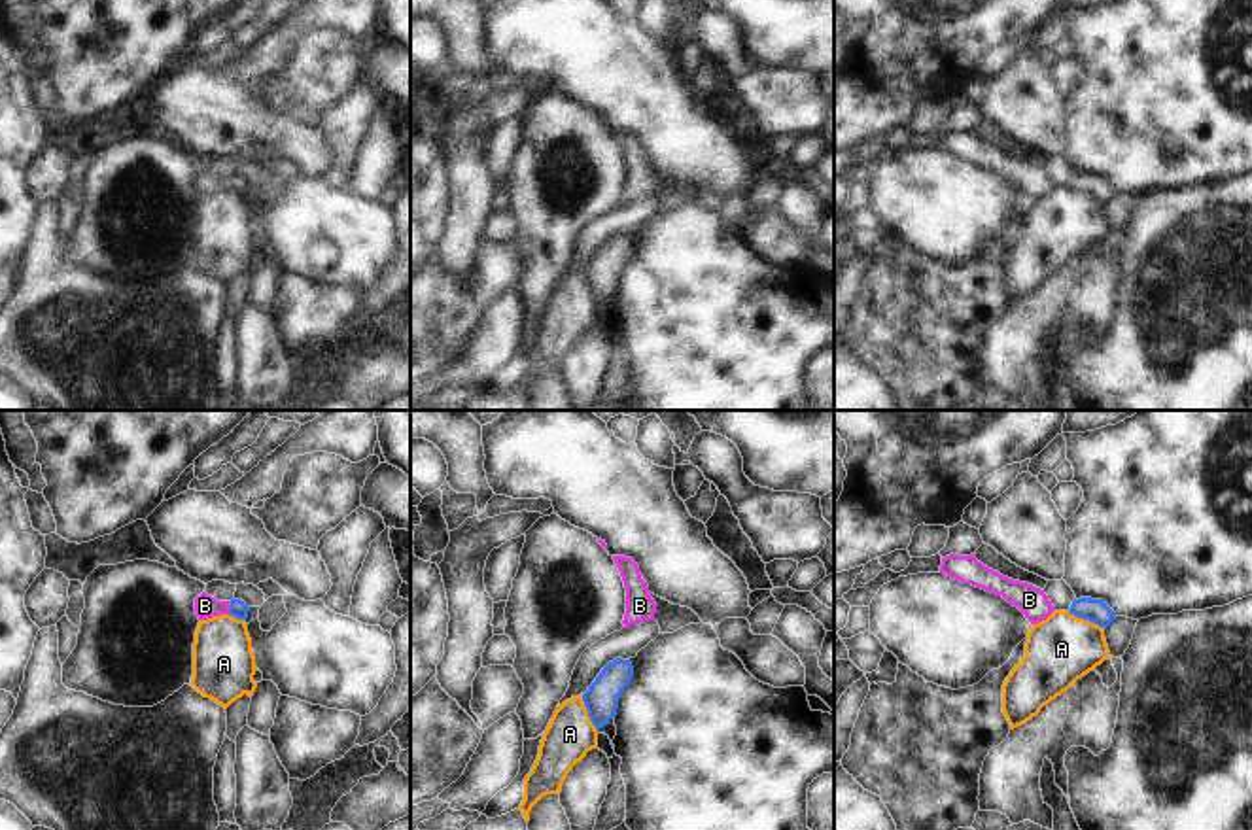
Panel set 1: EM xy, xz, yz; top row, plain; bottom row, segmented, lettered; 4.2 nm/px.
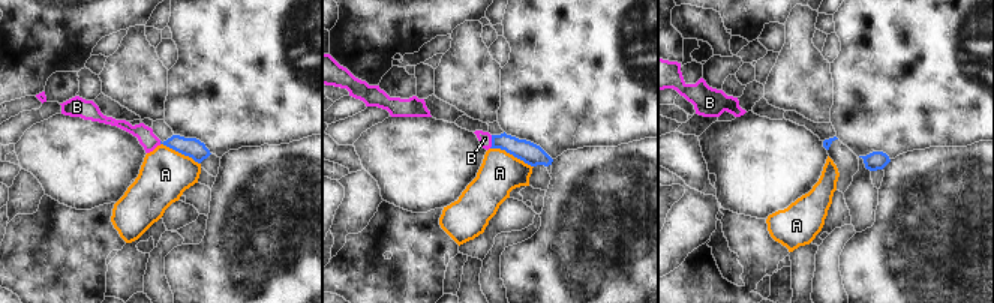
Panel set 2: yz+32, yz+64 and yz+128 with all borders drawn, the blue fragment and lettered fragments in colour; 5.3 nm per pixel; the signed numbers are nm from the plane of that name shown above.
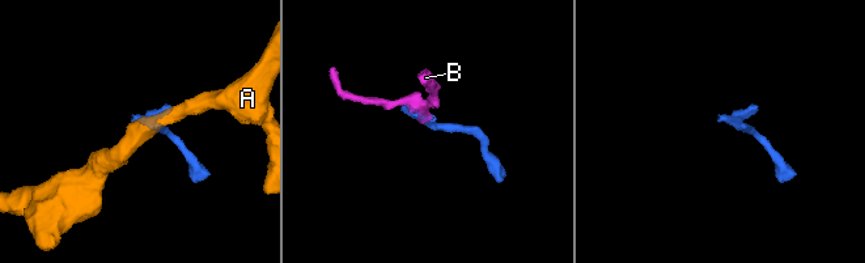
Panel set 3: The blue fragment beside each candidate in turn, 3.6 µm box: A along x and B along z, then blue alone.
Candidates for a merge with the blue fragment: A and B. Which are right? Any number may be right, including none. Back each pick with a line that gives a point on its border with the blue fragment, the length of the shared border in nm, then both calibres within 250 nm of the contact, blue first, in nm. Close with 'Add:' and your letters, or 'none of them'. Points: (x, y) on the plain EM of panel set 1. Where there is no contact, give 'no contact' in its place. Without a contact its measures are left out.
B: xy (231, 184) | 60 nm | 80/100 nm
Add: B

